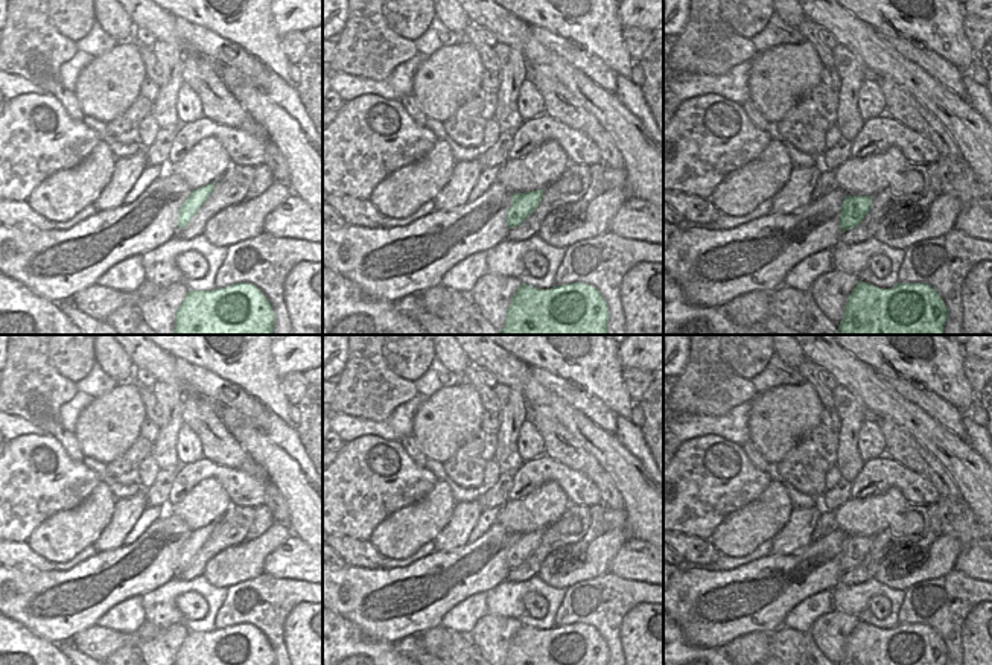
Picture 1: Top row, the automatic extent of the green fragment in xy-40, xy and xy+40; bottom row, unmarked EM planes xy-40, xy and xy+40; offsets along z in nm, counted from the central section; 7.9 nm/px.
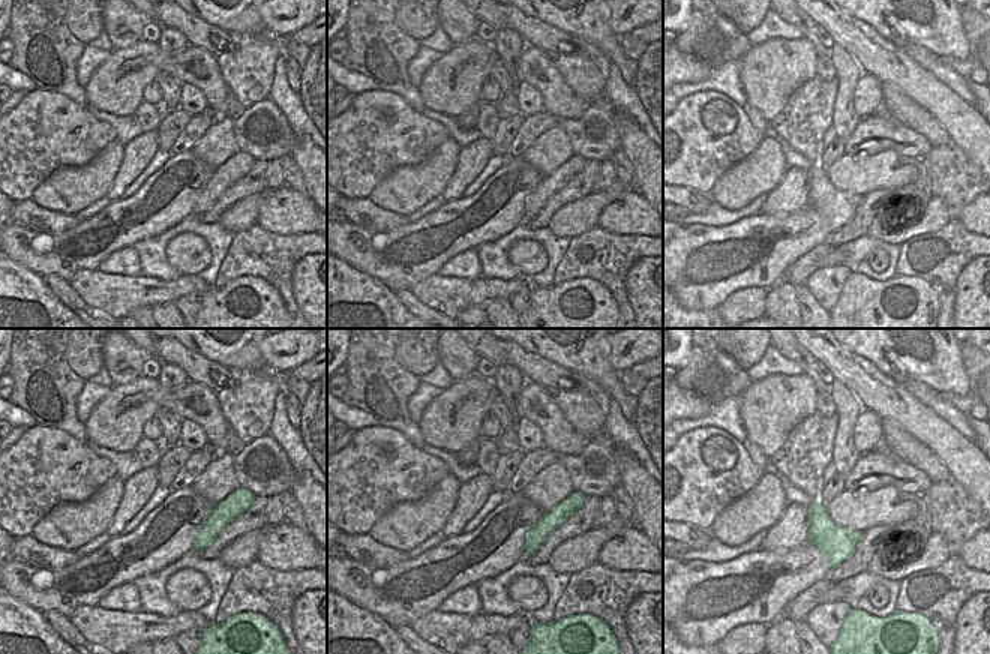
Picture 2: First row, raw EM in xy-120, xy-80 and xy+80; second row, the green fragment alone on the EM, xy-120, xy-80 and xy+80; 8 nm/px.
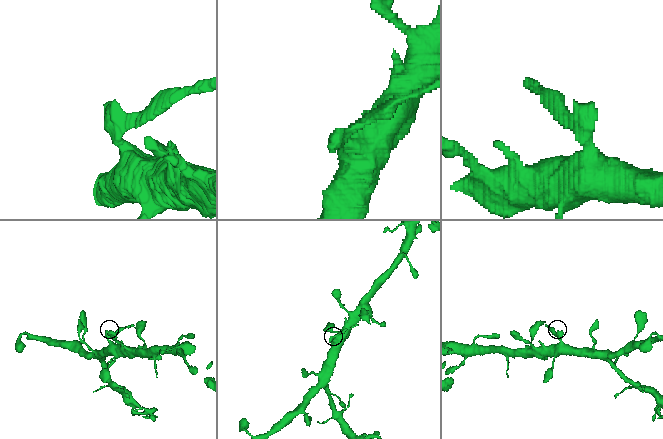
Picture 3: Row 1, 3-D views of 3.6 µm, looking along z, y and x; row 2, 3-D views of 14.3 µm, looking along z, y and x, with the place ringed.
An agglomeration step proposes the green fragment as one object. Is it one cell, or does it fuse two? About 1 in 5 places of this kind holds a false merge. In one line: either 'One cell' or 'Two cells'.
One cell

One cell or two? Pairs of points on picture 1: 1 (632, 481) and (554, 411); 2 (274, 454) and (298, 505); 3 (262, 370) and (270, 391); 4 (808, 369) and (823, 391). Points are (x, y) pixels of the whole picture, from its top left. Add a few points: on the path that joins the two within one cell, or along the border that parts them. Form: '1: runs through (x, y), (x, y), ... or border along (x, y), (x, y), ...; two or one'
1: runs through (615, 461), (574, 422); one
2: runs through (279, 466), (298, 493); one
3: runs through (262, 375), (265, 387); one
4: runs through (811, 375), (819, 385); one

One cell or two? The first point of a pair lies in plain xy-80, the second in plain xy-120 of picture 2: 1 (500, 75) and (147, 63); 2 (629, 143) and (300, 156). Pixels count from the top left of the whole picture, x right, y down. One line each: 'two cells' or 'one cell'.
1: two cells
2: one cell

